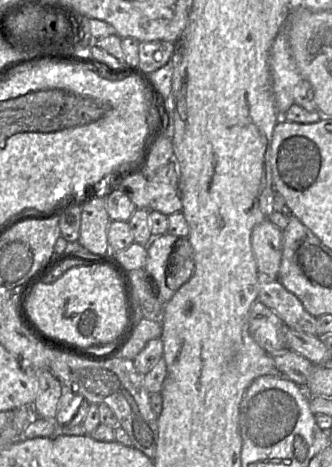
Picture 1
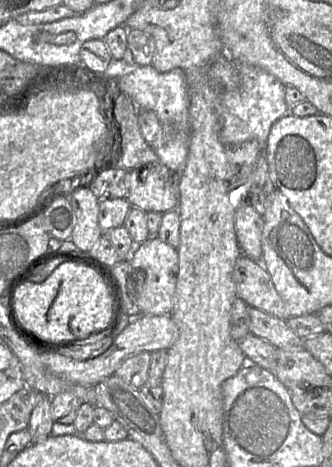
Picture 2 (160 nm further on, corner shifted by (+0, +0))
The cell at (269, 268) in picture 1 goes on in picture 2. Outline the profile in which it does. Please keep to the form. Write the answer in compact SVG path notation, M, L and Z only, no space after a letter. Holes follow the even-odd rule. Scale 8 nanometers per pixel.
M243 202L235 211L234 223L241 252L252 260L261 261L263 217L252 205Z

